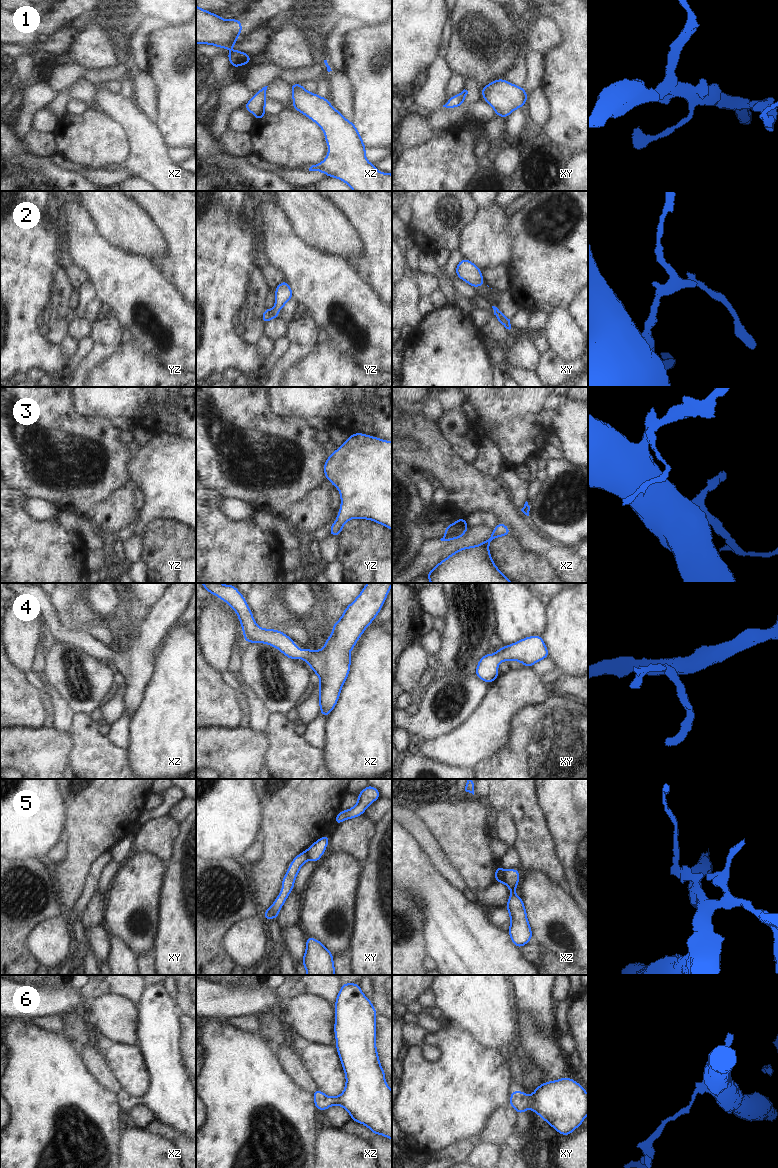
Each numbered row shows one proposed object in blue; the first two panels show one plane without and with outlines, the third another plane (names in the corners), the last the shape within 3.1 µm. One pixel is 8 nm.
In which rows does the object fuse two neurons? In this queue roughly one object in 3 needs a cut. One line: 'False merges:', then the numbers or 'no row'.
False merges: 5

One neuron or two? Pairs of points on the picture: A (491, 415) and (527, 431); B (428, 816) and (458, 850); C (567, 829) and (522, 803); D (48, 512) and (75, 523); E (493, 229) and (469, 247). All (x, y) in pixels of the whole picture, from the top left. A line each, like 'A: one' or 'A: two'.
A: one
B: one
C: two
D: two
E: one

